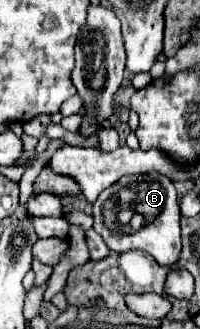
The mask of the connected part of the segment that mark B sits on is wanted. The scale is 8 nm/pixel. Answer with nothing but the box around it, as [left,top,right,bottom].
[93,173,181,267]

